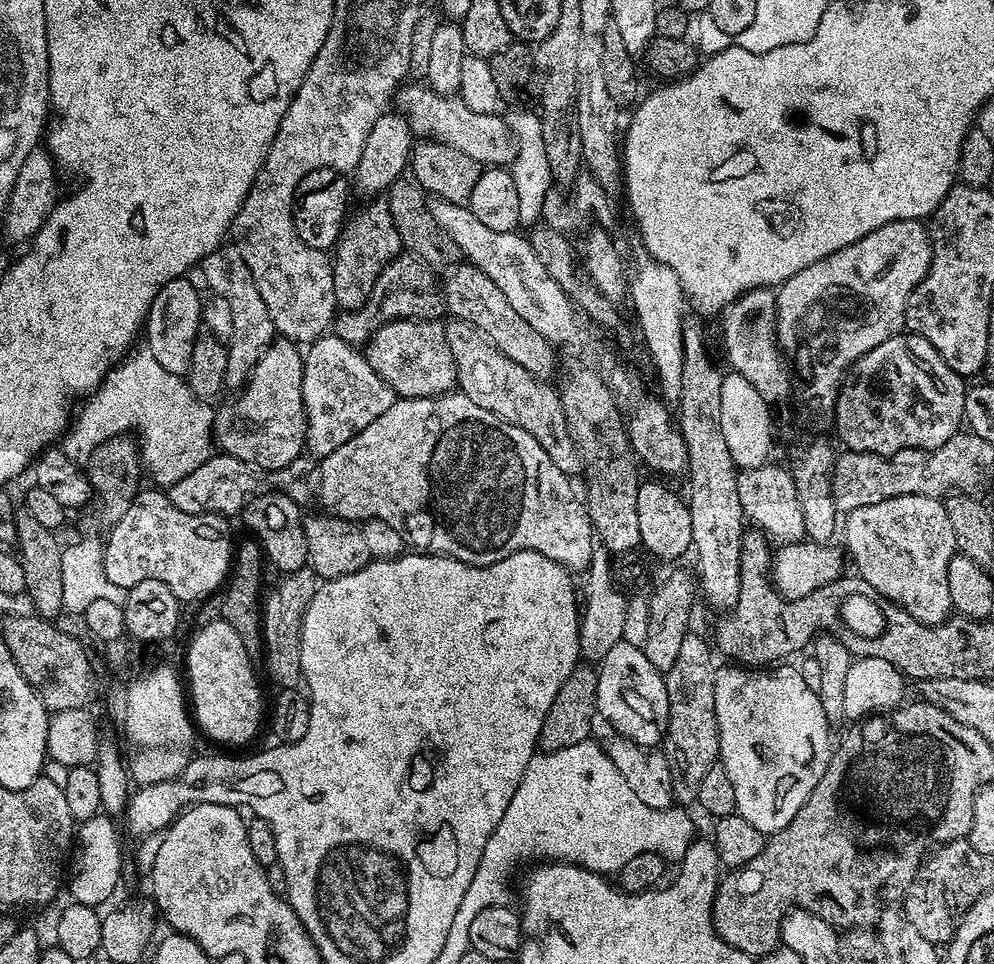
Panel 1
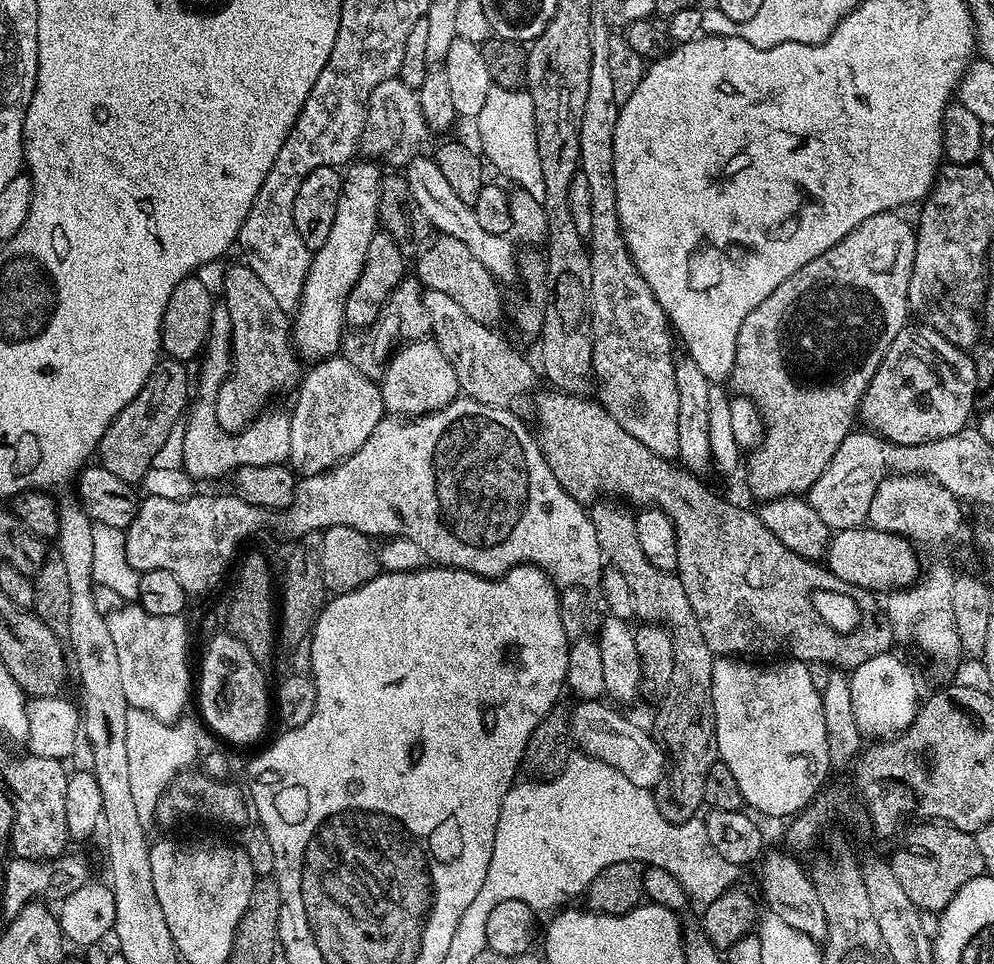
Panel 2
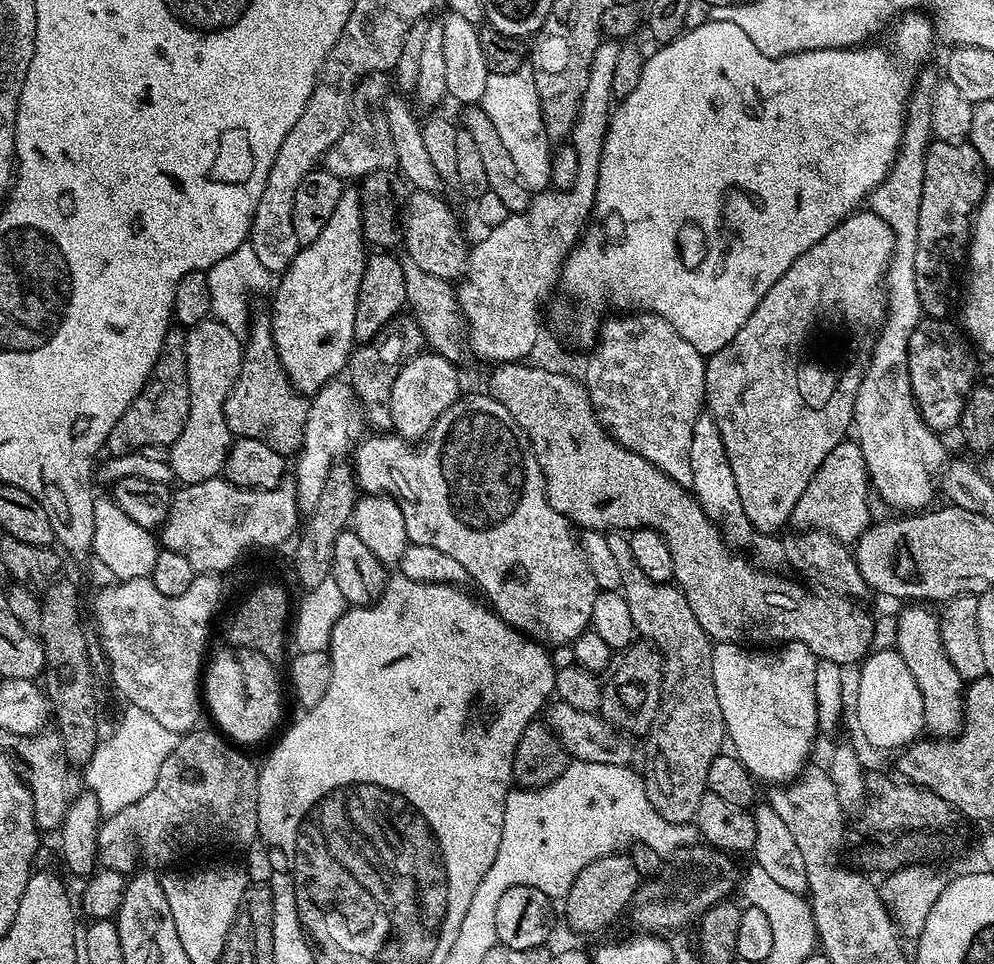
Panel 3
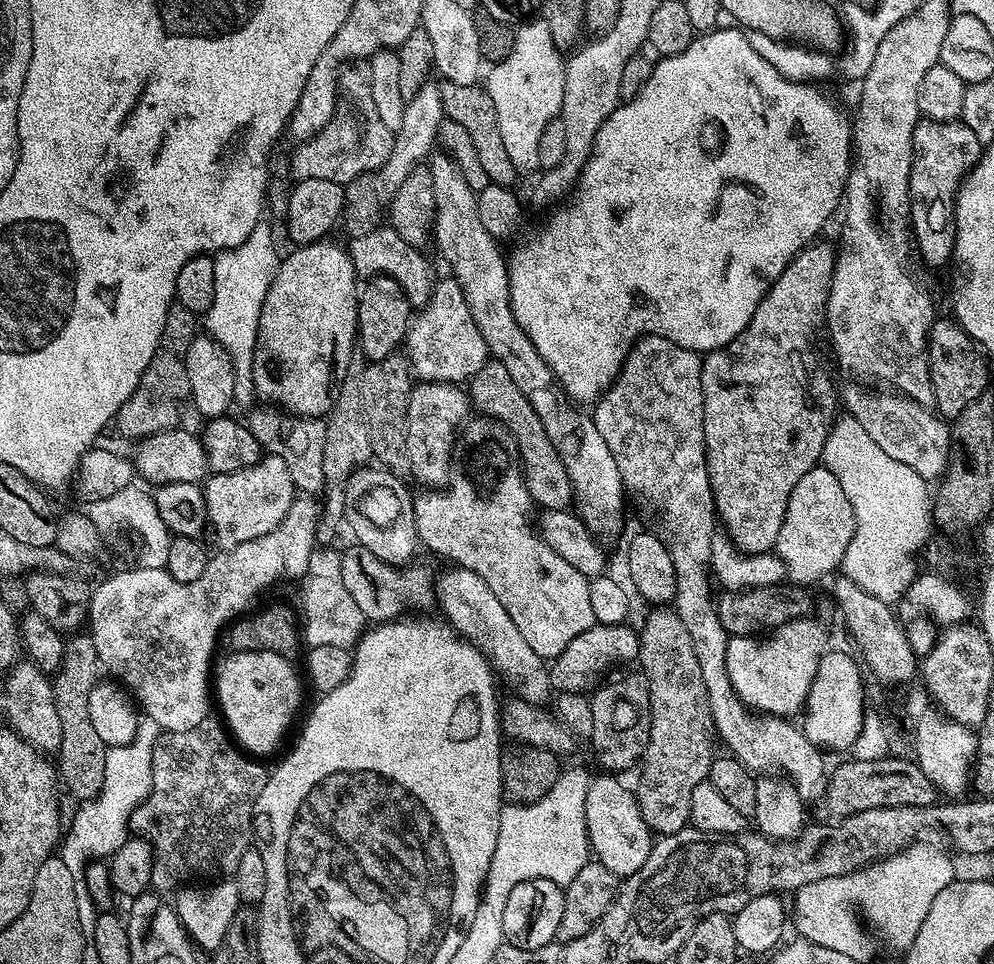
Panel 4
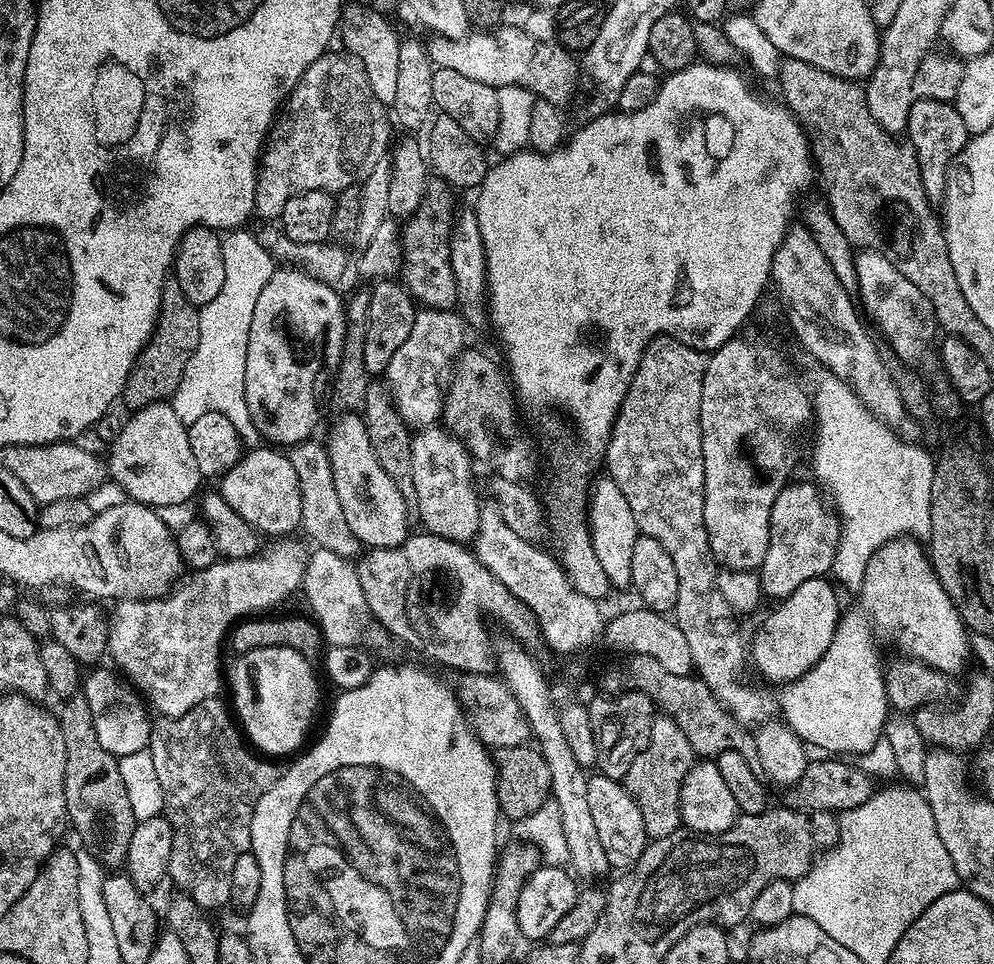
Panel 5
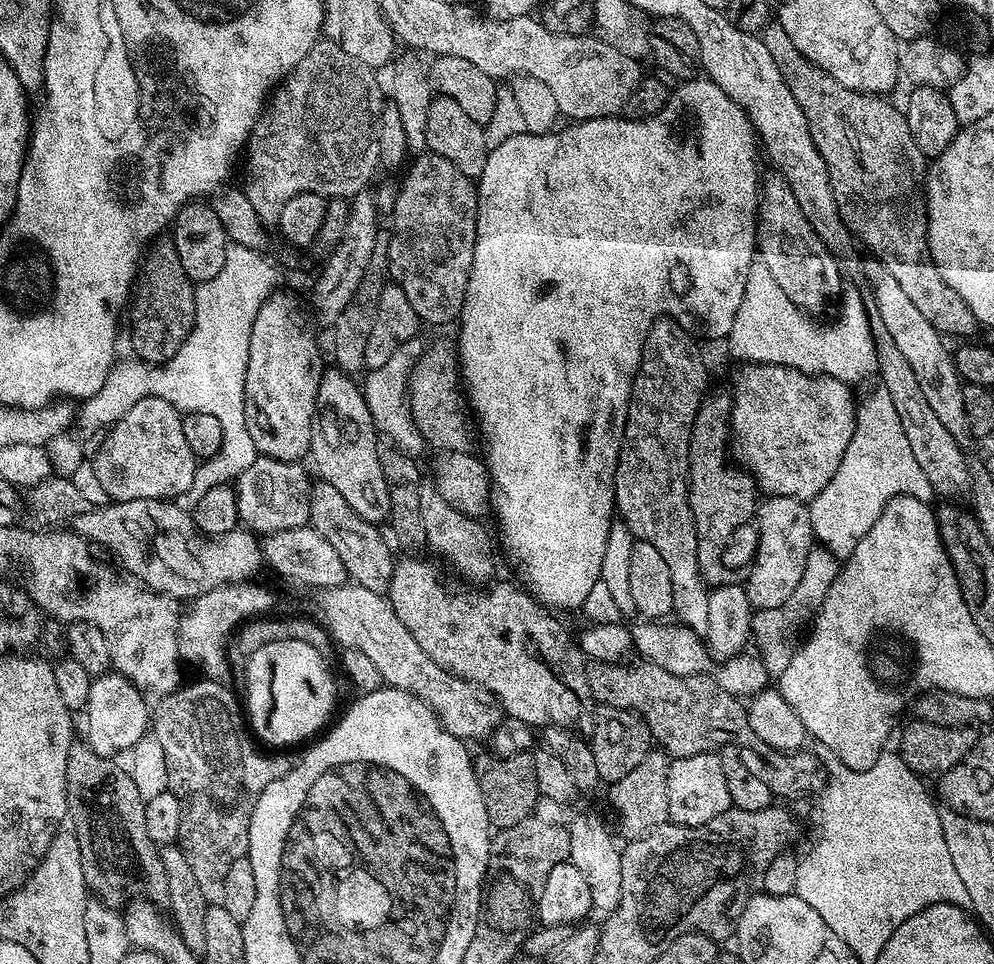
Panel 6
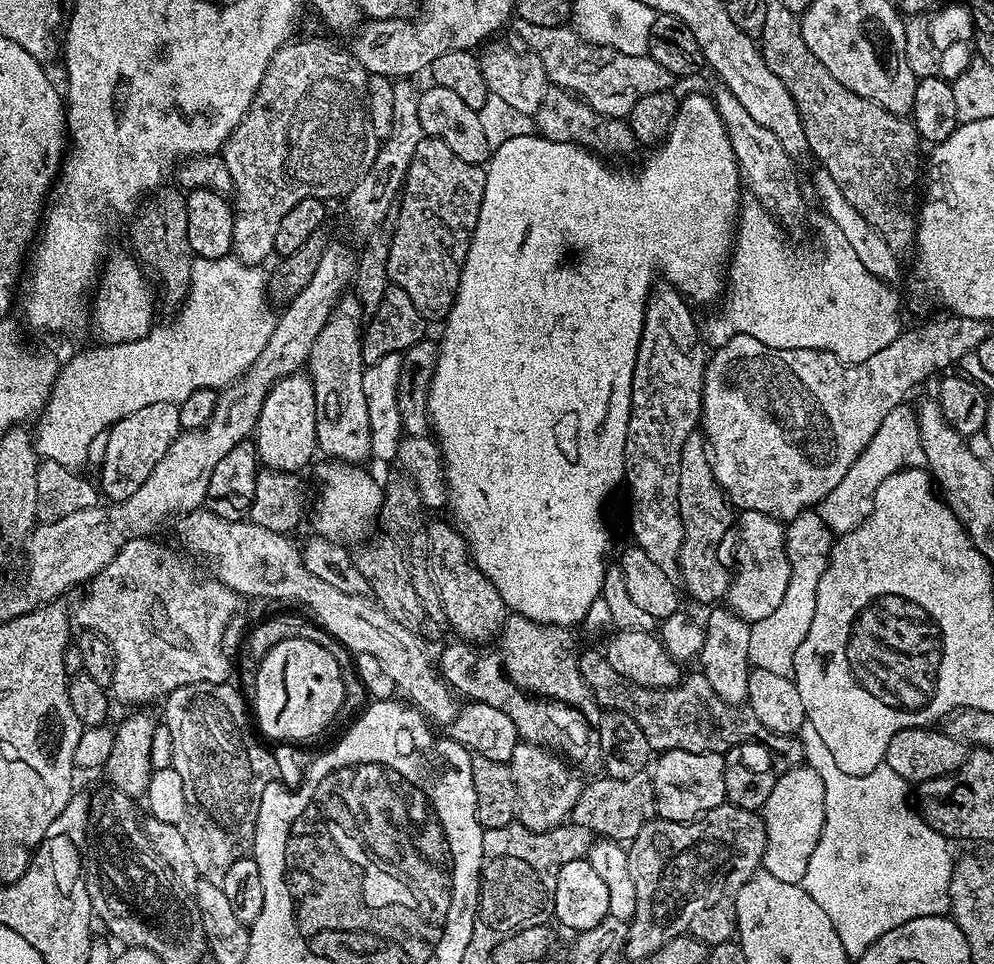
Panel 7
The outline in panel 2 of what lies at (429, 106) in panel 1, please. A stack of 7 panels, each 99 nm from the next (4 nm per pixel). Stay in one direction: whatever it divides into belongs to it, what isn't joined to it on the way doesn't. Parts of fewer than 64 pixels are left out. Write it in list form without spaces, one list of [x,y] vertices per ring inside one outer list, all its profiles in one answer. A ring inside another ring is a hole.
[[[398,78],[378,82],[368,99],[368,117],[364,123],[363,147],[368,147],[367,155],[388,164],[407,165],[413,156],[421,151],[424,139],[430,135],[428,124],[422,114],[417,89],[406,86]]]

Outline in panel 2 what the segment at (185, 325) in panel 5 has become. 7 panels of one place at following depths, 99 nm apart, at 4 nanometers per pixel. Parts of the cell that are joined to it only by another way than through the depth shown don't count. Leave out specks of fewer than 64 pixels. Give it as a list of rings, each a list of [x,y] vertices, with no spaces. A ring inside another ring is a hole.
[[[171,358],[161,359],[160,363],[154,366],[150,378],[146,378],[146,386],[142,386],[142,390],[138,392],[134,402],[130,402],[130,406],[126,406],[126,410],[122,410],[122,414],[118,414],[114,418],[114,422],[110,422],[106,434],[102,434],[98,449],[98,464],[111,474],[117,475],[122,482],[131,486],[139,485],[143,481],[145,473],[153,467],[155,460],[152,459],[163,450],[164,443],[172,436],[172,431],[175,428],[177,431],[190,404],[190,376],[188,380],[188,372],[184,368],[187,368],[185,361]]]

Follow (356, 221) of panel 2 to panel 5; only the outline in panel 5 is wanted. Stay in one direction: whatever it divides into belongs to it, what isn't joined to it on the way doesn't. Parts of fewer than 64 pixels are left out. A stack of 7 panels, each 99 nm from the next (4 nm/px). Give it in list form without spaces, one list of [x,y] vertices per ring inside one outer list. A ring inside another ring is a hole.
[[[291,266],[277,267],[273,272],[270,282],[266,282],[262,294],[258,294],[258,303],[254,305],[254,318],[250,321],[250,338],[246,342],[246,406],[250,406],[250,418],[254,426],[259,430],[261,437],[272,446],[291,446],[301,444],[303,440],[309,439],[316,428],[316,423],[320,420],[320,408],[316,405],[316,379],[320,376],[320,363],[324,360],[324,343],[327,342],[328,336],[333,342],[339,342],[344,338],[344,322],[346,319],[346,304],[342,299],[341,293],[333,285],[326,283],[325,280],[314,278],[306,274],[301,268]]]

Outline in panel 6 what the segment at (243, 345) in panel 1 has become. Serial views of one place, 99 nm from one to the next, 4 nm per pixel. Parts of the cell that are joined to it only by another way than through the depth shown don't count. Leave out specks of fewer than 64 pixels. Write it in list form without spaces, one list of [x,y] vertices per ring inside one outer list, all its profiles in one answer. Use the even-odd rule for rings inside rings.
[[[317,479],[312,485],[310,494],[310,525],[322,538],[326,538],[338,552],[342,564],[348,572],[348,580],[364,580],[364,576],[372,576],[372,572],[380,572],[380,580],[392,575],[388,573],[388,558],[394,554],[393,549],[384,541],[381,529],[362,519],[354,510],[348,508],[346,498],[334,490],[326,481]]]

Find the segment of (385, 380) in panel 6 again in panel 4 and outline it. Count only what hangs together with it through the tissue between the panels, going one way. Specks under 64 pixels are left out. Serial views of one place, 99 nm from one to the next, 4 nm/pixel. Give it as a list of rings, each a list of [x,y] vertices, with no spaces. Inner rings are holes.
[[[437,279],[430,302],[415,313],[408,329],[406,355],[411,371],[421,381],[438,384],[463,385],[488,363],[490,353],[486,338],[482,338],[482,330],[478,330],[470,314],[470,306],[466,306],[462,286],[456,280]]]

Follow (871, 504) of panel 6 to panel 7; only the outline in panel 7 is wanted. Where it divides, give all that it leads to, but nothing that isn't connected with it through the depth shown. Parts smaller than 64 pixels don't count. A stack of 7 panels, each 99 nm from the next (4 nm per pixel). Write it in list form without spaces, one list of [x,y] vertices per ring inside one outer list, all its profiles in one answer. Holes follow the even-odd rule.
[[[901,406],[886,414],[882,426],[867,447],[860,452],[859,458],[842,478],[842,482],[827,495],[824,501],[820,502],[818,506],[820,517],[826,521],[828,528],[835,535],[841,536],[853,531],[861,523],[878,486],[890,474],[919,465],[920,432],[917,430],[915,411],[906,409]]]

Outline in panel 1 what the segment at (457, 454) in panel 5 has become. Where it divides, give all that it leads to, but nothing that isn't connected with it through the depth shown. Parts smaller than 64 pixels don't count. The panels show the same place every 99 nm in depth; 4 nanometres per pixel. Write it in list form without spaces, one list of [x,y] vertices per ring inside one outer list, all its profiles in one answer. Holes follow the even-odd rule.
[[[392,320],[372,335],[366,355],[370,366],[392,387],[393,393],[405,400],[446,396],[457,387],[454,354],[450,354],[450,342],[446,342],[446,330],[440,320]]]

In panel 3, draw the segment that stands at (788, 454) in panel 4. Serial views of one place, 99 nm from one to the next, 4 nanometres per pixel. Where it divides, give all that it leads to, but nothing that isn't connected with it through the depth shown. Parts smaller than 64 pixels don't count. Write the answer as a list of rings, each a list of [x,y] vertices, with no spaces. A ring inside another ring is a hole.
[[[857,210],[851,216],[846,217],[822,242],[814,242],[802,258],[766,290],[766,298],[758,302],[754,314],[746,318],[742,330],[734,334],[734,338],[722,350],[711,353],[707,357],[704,365],[704,403],[706,405],[707,415],[714,418],[718,426],[718,434],[722,434],[722,446],[726,450],[726,458],[730,462],[730,470],[734,470],[734,486],[738,486],[738,498],[742,498],[742,510],[746,518],[760,532],[769,534],[779,533],[780,527],[791,521],[794,514],[794,506],[798,506],[798,498],[802,498],[802,490],[810,486],[810,478],[826,462],[826,454],[834,450],[834,446],[845,443],[847,434],[852,428],[852,415],[854,414],[854,402],[858,398],[858,386],[864,377],[864,369],[868,366],[868,358],[872,351],[874,337],[879,329],[884,327],[884,317],[886,315],[886,288],[885,284],[888,278],[888,267],[894,254],[894,230],[882,218],[878,218],[871,210]]]

